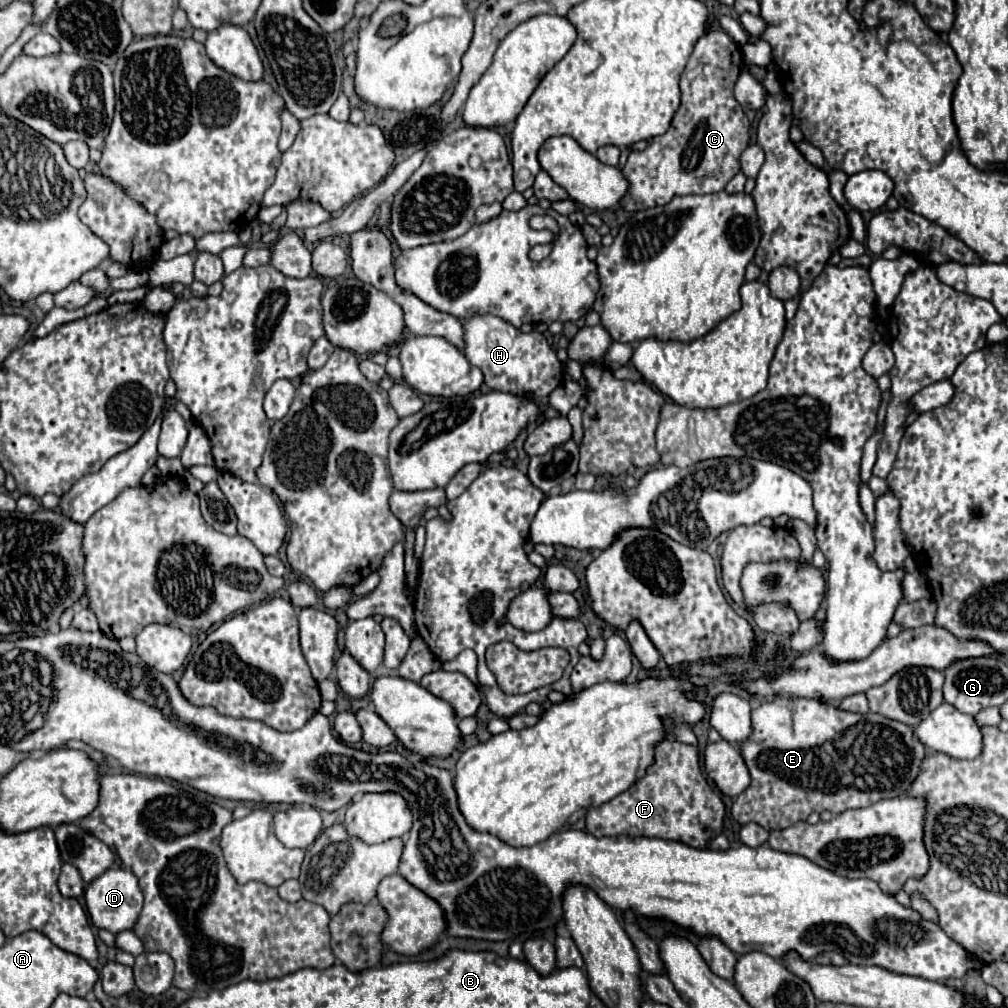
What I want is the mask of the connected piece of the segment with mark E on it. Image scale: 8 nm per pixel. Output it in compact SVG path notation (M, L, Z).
M778 697L772 703L760 703L752 709L752 727L752 737L742 743L742 757L750 769L752 783L736 797L732 817L740 821L740 825L754 821L768 831L786 829L798 821L806 821L812 811L832 811L838 815L848 809L868 807L882 799L900 797L908 793L928 755L910 725L876 713L860 715L842 711L818 699Z

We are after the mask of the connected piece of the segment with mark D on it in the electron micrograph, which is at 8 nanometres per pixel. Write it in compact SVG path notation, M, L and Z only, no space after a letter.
M120 867L118 869L108 869L98 879L94 879L86 887L84 899L86 899L86 909L90 913L92 923L98 929L108 929L112 933L132 929L138 915L140 915L140 909L142 909L142 891L138 887L136 875L132 871L126 871L126 869L120 869Z

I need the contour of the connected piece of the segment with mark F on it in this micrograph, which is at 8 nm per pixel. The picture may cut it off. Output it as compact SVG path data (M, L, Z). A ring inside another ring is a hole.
M668 739L666 743L658 745L656 763L650 767L644 779L634 783L628 791L620 793L612 801L600 807L590 807L586 815L586 829L594 837L658 837L706 849L724 829L724 803L702 775L698 749Z

